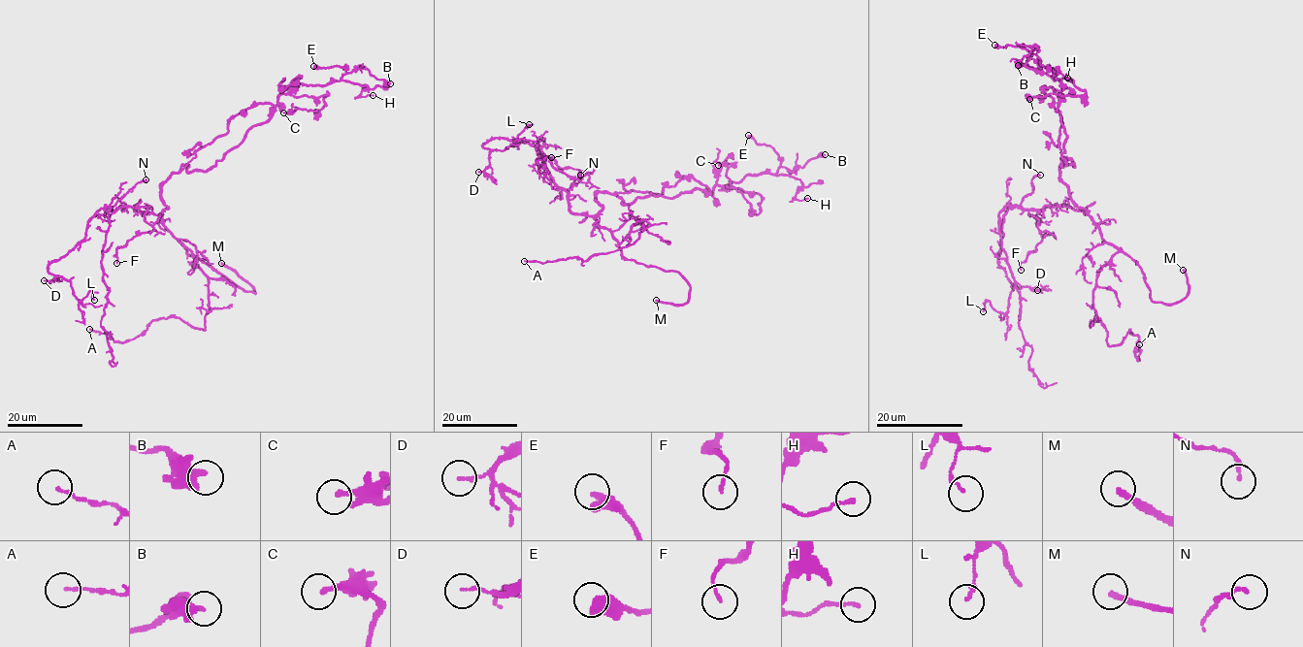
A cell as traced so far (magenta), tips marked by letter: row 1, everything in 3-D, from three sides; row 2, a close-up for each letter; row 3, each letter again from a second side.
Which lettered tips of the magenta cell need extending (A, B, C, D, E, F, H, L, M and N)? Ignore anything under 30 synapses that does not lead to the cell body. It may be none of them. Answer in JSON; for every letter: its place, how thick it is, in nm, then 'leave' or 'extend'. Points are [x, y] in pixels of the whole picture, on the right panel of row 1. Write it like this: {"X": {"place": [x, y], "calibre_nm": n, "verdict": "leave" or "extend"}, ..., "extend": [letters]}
{"A": {"place": [1139, 344], "calibre_nm": 110, "verdict": "leave"}, "B": {"place": [1018, 65], "calibre_nm": 480, "verdict": "leave"}, "C": {"place": [1029, 99], "calibre_nm": 190, "verdict": "leave"}, "D": {"place": [1037, 290], "calibre_nm": 130, "verdict": "leave"}, "E": {"place": [994, 45], "calibre_nm": 500, "verdict": "leave"}, "F": {"place": [1021, 270], "calibre_nm": 110, "verdict": "leave"}, "H": {"place": [1067, 78], "calibre_nm": 150, "verdict": "leave"}, "L": {"place": [983, 311], "calibre_nm": 150, "verdict": "leave"}, "M": {"place": [1183, 270], "calibre_nm": 240, "verdict": "extend"}, "N": {"place": [1040, 175], "calibre_nm": 150, "verdict": "leave"}, "extend": ["M"]}

